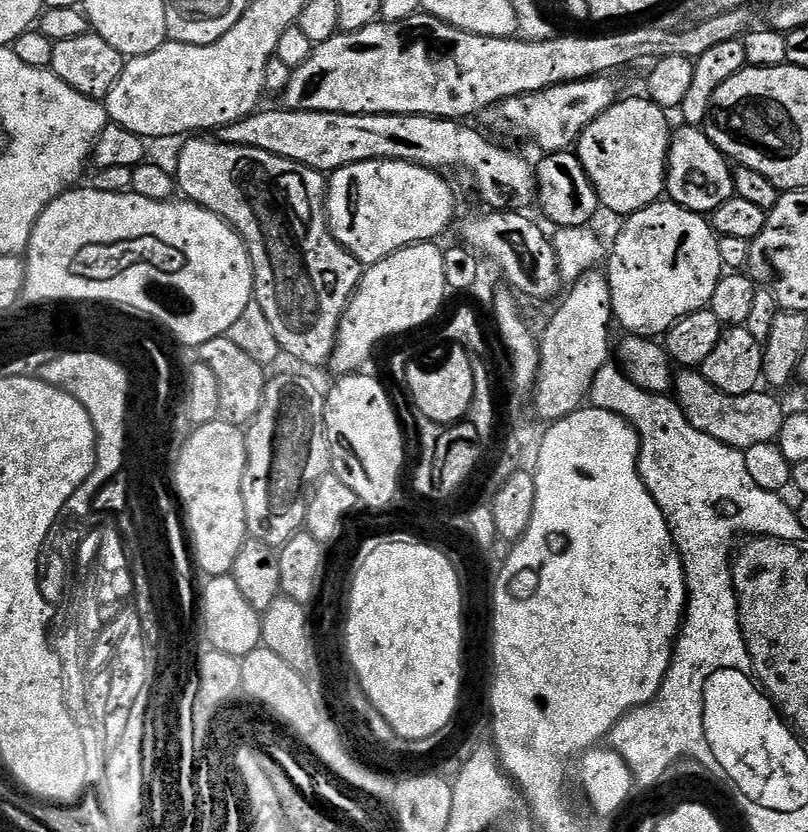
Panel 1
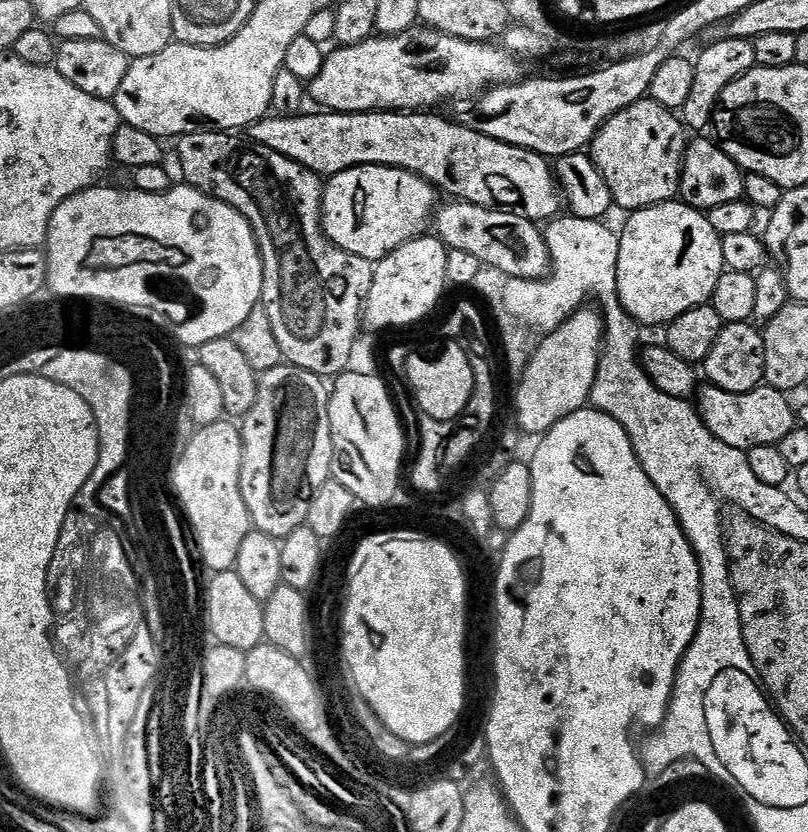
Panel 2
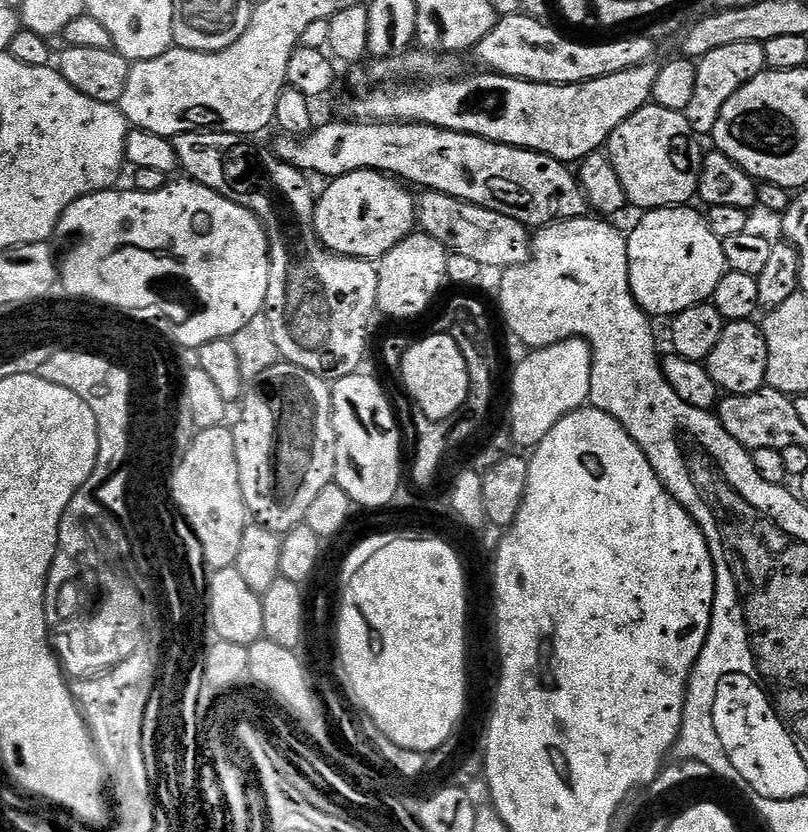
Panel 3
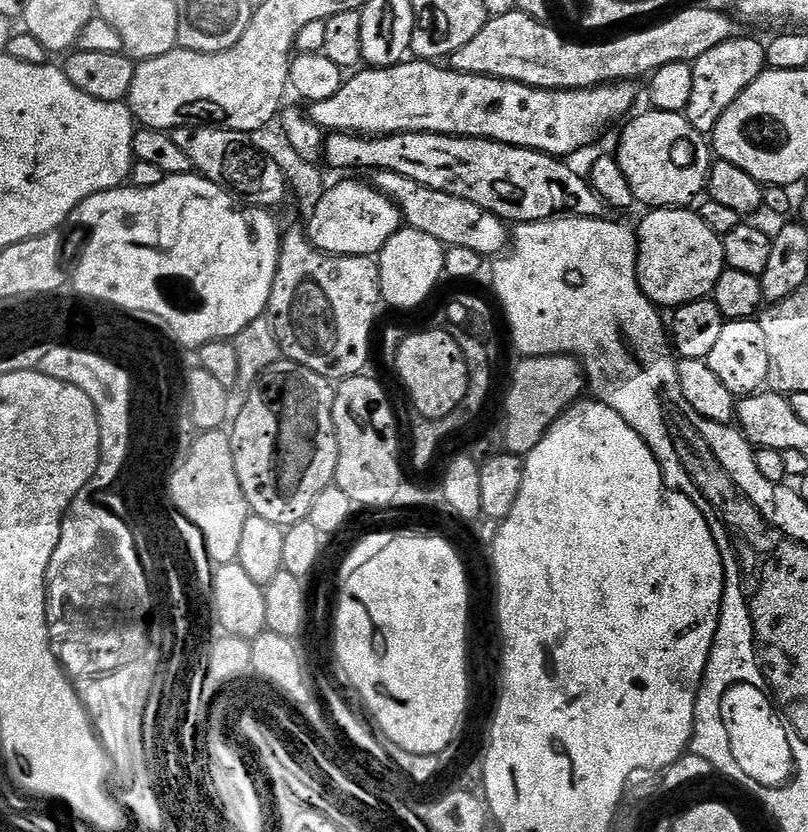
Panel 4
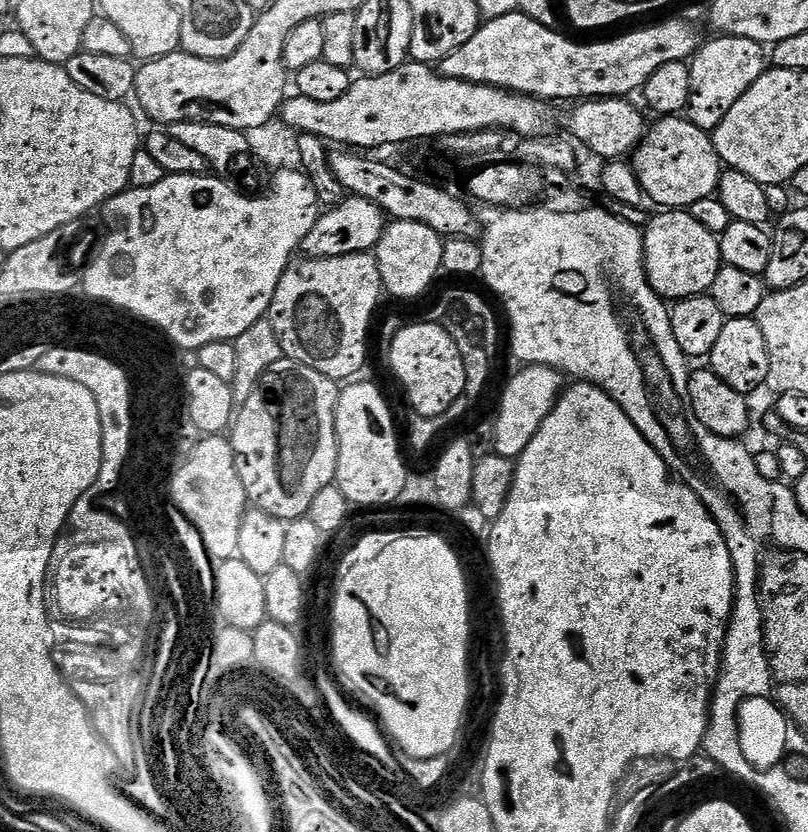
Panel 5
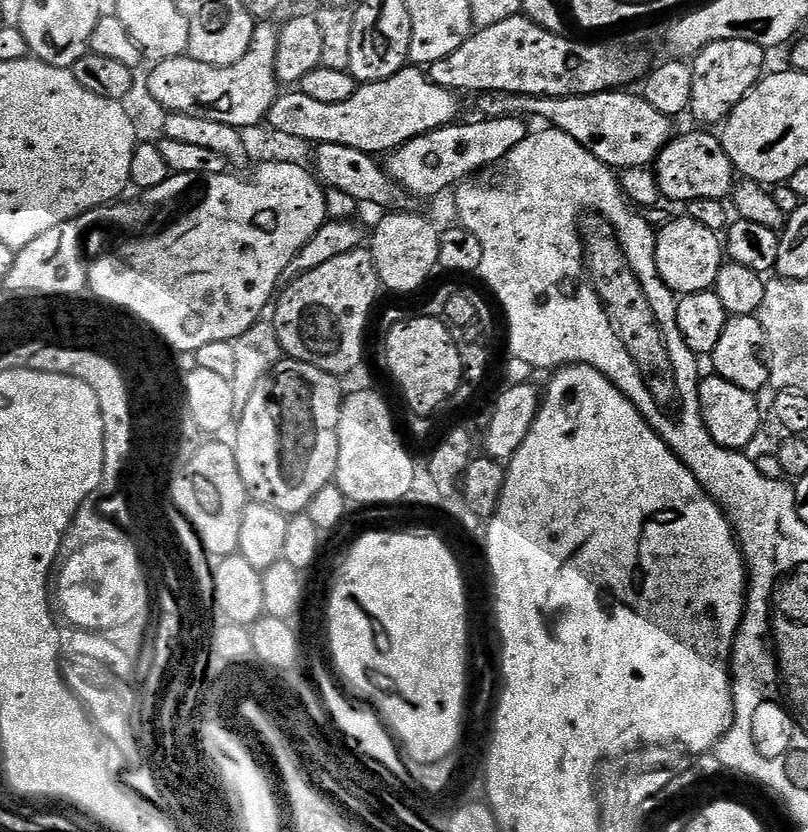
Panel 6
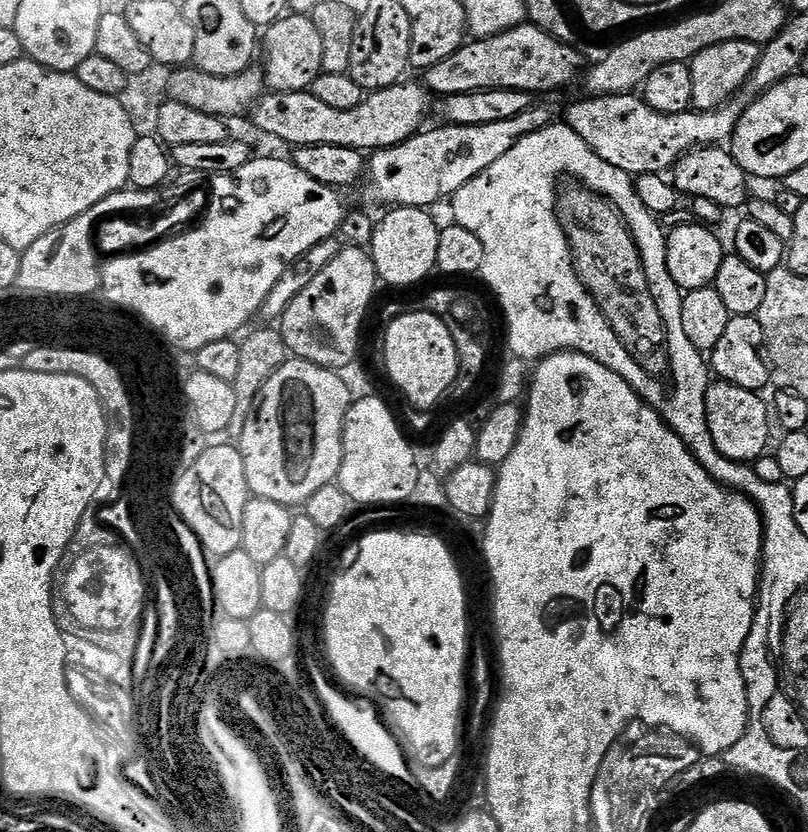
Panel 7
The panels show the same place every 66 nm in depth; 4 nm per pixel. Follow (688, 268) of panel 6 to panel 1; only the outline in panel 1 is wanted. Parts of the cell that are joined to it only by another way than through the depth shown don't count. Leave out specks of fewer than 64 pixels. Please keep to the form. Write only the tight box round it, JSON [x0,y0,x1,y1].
[606,202,726,338]

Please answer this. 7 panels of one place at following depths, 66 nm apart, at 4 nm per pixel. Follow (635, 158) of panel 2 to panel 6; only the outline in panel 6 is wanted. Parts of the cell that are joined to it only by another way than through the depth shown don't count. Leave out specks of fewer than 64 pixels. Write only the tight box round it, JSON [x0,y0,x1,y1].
[654,130,734,202]

